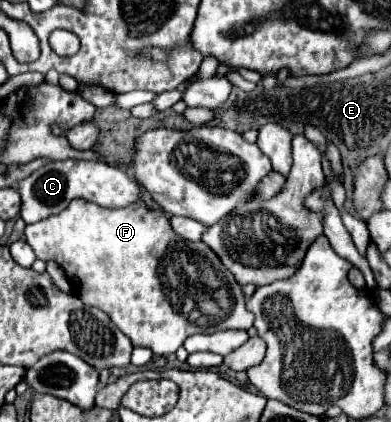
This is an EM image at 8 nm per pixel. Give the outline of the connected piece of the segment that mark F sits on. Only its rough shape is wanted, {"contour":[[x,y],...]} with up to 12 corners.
{"contour":[[143,200],[27,225],[135,346],[249,330],[241,286]]}

